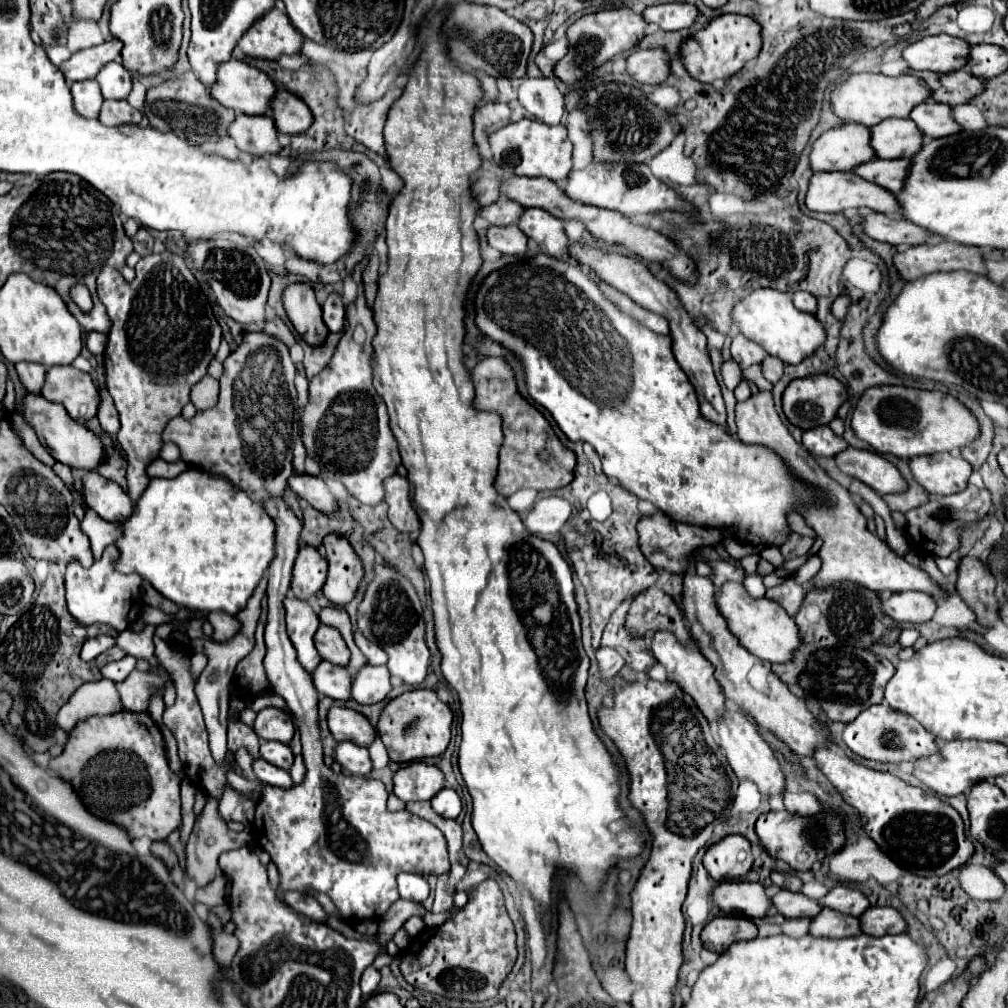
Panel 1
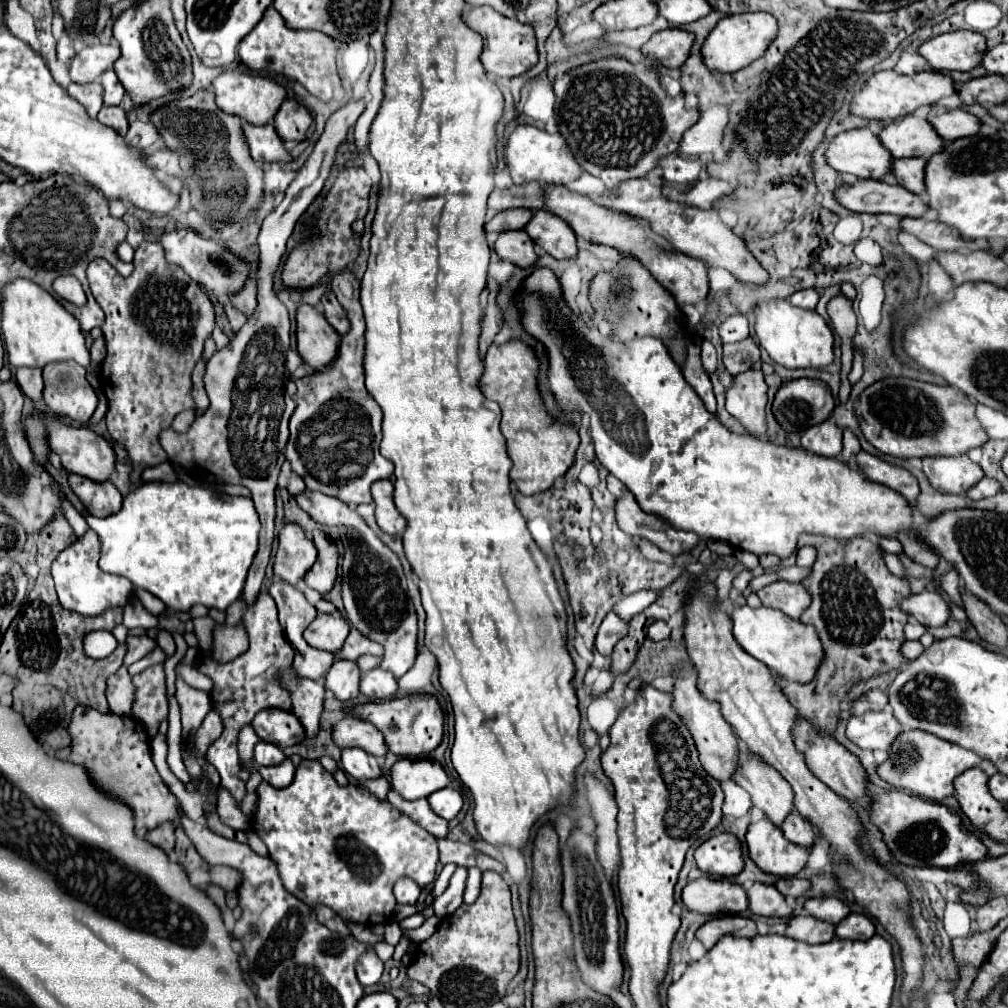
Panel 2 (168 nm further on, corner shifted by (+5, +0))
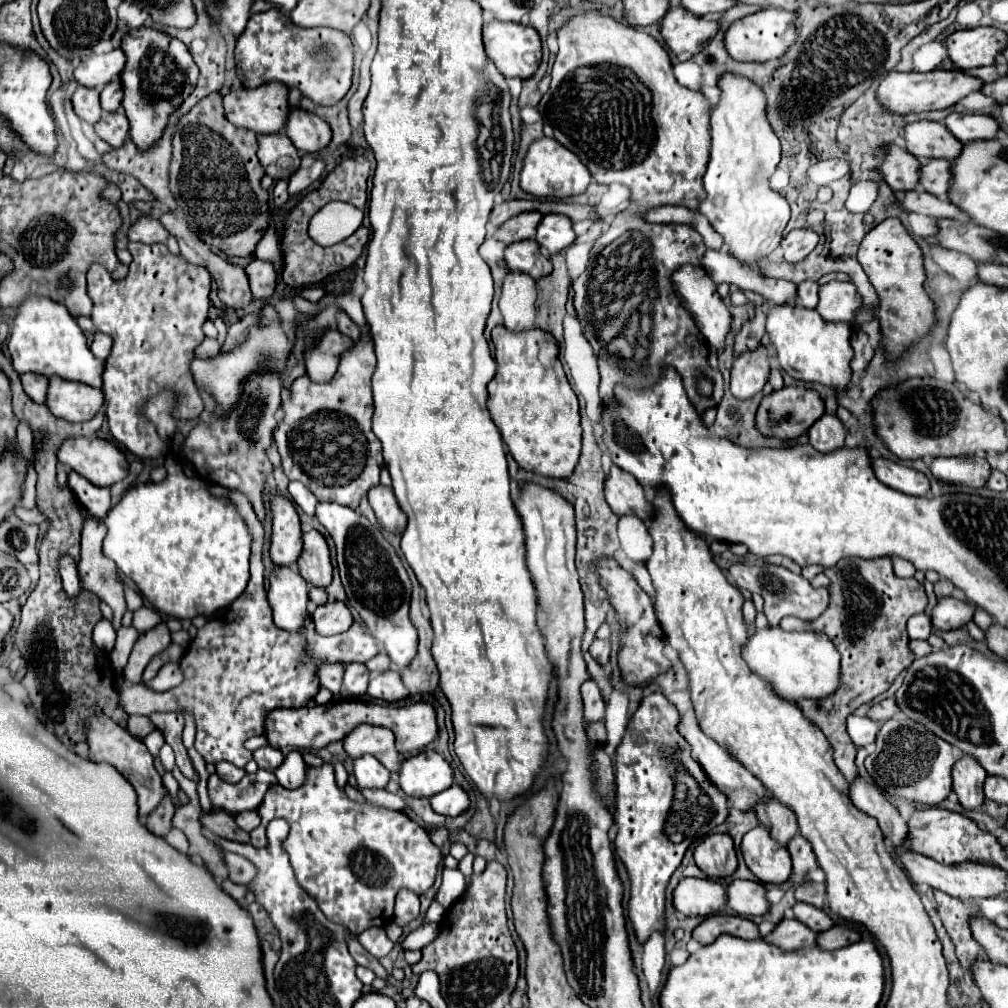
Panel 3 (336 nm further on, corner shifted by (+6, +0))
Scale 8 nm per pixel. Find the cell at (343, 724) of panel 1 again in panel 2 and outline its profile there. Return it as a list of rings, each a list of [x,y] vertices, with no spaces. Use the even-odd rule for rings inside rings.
[[[343,716],[333,726],[333,742],[339,748],[347,748],[347,746],[363,748],[365,752],[379,756],[379,758],[383,758],[387,752],[387,746],[379,730],[373,724],[355,716]]]

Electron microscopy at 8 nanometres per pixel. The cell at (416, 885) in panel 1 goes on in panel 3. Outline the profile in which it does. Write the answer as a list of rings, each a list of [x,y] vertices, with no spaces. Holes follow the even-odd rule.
[[[400,890],[396,896],[396,908],[394,908],[394,922],[398,926],[410,924],[414,918],[420,916],[420,900],[418,894],[410,890]]]

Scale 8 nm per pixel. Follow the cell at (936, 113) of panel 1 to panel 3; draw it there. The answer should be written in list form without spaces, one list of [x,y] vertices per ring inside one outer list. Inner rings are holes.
[[[950,114],[946,118],[946,128],[962,142],[990,140],[998,134],[998,122],[984,114]]]

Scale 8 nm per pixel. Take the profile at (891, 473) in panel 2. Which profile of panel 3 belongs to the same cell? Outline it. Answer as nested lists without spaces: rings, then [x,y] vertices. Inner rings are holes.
[[[886,458],[874,460],[874,472],[882,484],[910,496],[926,496],[930,490],[930,480],[924,472],[896,464]]]

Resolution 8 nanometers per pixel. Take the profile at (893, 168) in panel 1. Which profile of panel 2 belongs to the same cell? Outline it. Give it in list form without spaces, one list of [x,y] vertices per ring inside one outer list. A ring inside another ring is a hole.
[[[899,158],[893,160],[891,172],[899,186],[909,190],[911,194],[923,194],[923,170],[927,160],[925,158]]]

